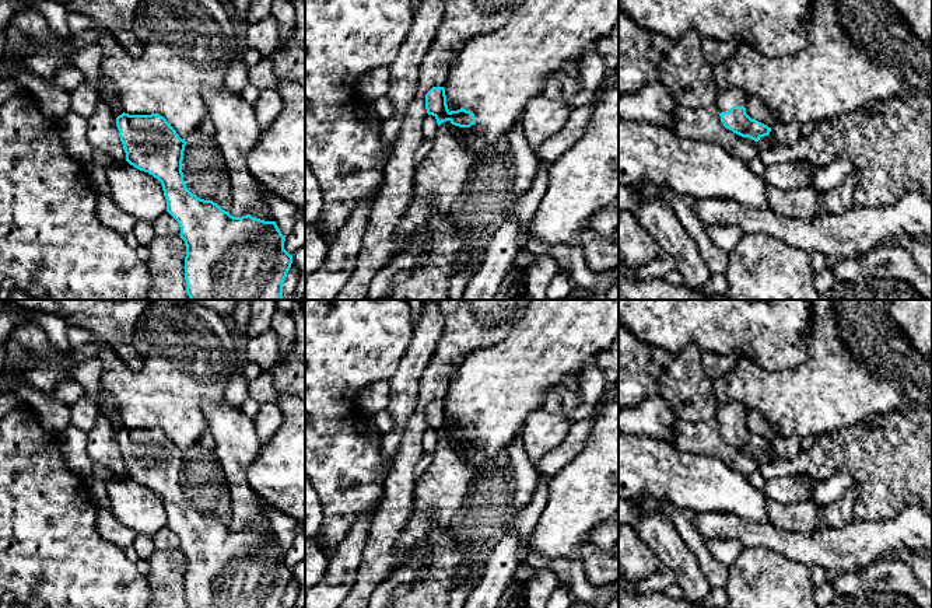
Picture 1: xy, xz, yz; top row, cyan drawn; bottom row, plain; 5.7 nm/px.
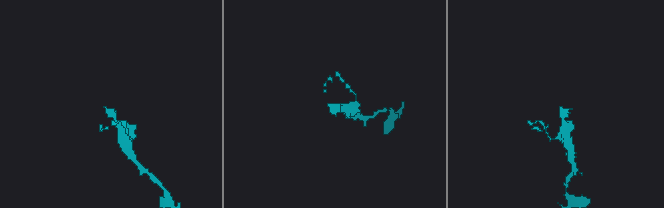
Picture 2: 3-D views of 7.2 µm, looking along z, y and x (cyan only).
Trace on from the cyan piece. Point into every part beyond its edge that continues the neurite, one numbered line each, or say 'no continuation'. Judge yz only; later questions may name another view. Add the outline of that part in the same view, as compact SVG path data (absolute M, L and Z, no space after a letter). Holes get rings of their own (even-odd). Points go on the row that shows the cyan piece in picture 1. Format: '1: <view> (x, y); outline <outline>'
1: yz (726, 98); outline M718 87L716 106L719 112L728 112L732 106L746 106L743 91L740 88Z

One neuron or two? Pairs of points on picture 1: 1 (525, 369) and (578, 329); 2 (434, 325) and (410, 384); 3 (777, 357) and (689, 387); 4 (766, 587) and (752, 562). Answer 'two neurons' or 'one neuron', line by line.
1: one neuron
2: one neuron
3: two neurons
4: one neuron

